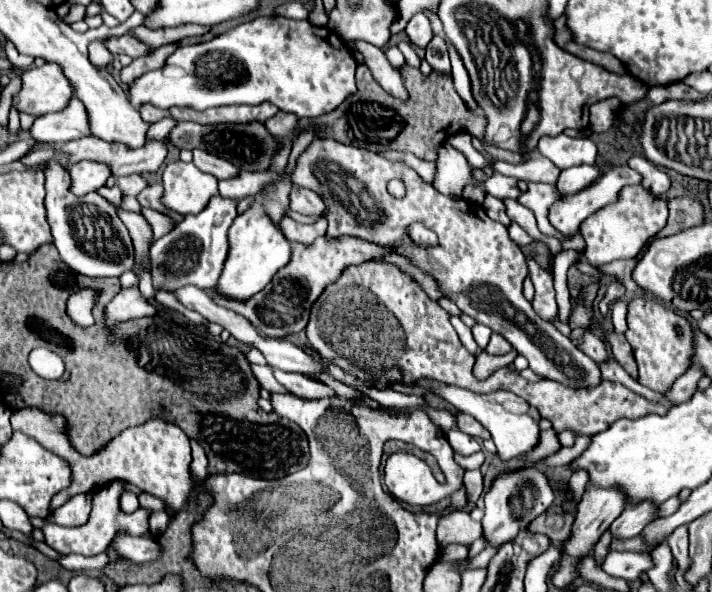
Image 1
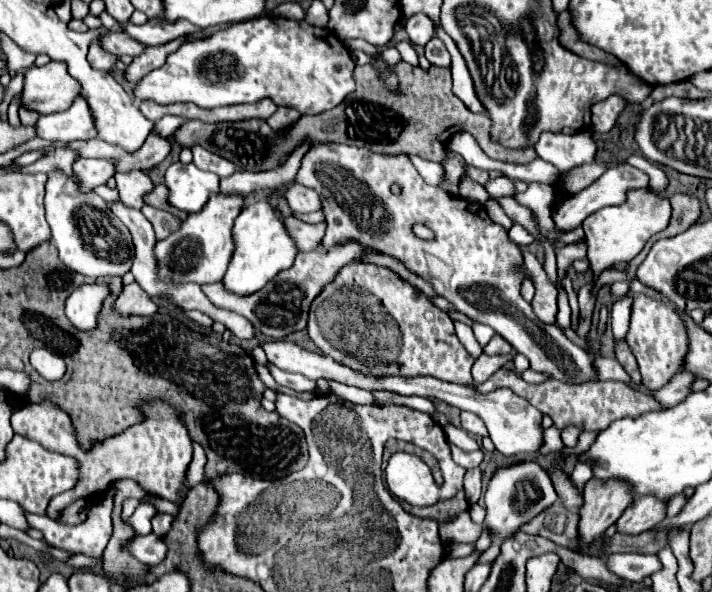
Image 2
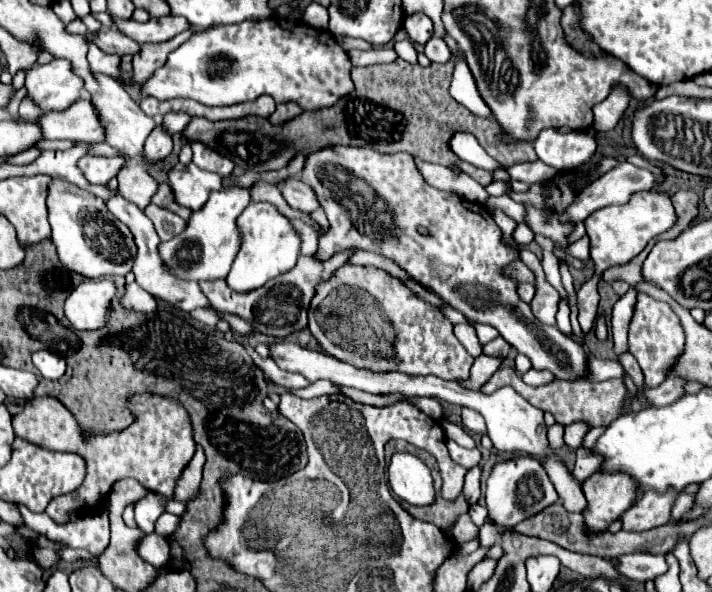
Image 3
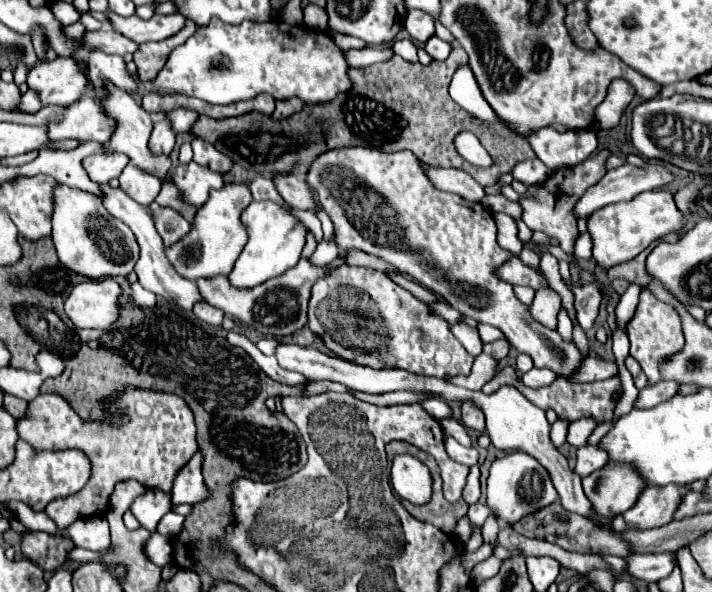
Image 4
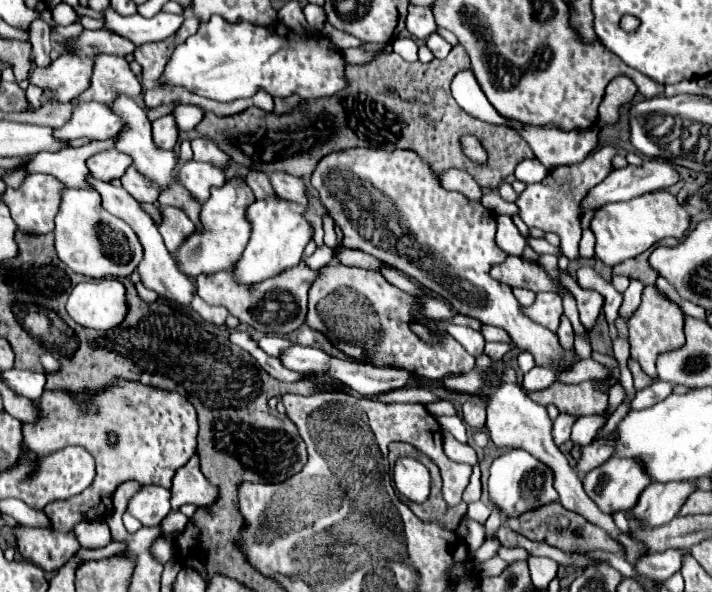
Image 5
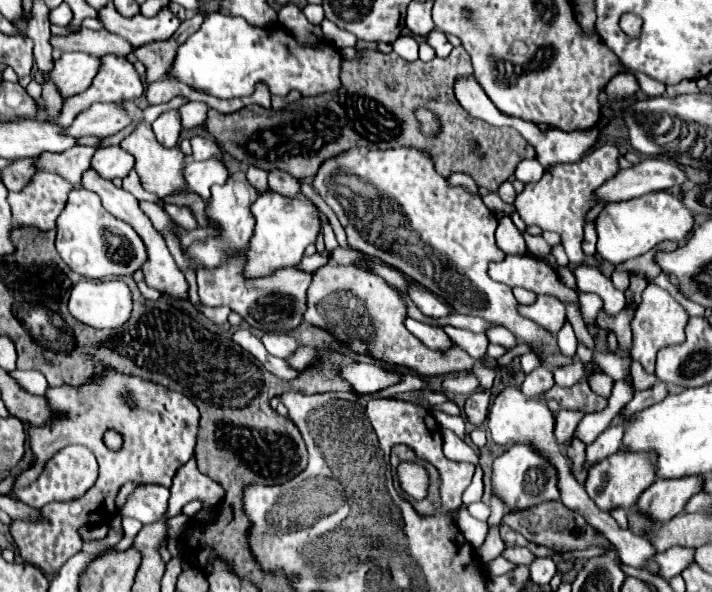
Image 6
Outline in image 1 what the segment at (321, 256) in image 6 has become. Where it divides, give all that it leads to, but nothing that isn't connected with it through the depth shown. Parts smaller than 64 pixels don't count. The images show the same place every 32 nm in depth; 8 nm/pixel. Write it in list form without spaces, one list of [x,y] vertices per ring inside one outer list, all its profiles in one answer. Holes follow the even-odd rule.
[[[314,138],[308,148],[298,156],[296,166],[290,174],[290,180],[294,186],[300,188],[308,188],[312,192],[316,192],[328,212],[328,232],[326,236],[336,238],[336,236],[358,236],[376,244],[394,244],[404,240],[404,232],[406,232],[406,224],[412,222],[420,222],[426,228],[430,228],[432,232],[436,232],[440,244],[436,248],[404,248],[404,254],[410,256],[414,260],[414,264],[418,264],[422,270],[430,272],[438,284],[440,290],[444,292],[444,296],[448,300],[452,300],[464,314],[472,316],[476,322],[486,324],[488,328],[492,328],[494,332],[502,334],[516,350],[518,354],[522,354],[528,362],[530,368],[546,380],[556,380],[568,388],[590,388],[602,382],[600,376],[600,368],[594,360],[590,360],[586,354],[582,354],[564,334],[560,334],[550,322],[542,320],[532,304],[524,298],[522,294],[522,282],[528,276],[528,264],[526,258],[520,250],[520,246],[508,236],[508,230],[504,224],[494,222],[486,216],[486,212],[476,212],[476,208],[472,210],[472,206],[466,200],[456,200],[456,198],[448,198],[442,196],[432,184],[426,184],[412,168],[400,164],[400,162],[388,162],[380,156],[376,156],[374,152],[366,150],[366,148],[356,148],[356,146],[348,146],[348,144],[340,144],[332,138]],[[398,178],[404,180],[406,184],[406,196],[402,200],[396,200],[388,194],[386,190],[386,182]]]

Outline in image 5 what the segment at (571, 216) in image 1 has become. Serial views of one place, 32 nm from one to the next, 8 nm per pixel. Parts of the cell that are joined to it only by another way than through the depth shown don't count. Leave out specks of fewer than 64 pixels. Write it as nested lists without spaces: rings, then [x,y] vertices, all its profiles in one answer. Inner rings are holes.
[[[646,158],[642,166],[626,166],[626,168],[616,168],[612,170],[600,184],[596,184],[594,188],[588,190],[586,198],[580,202],[580,212],[586,214],[588,210],[598,210],[610,202],[622,202],[622,200],[632,200],[640,194],[646,194],[646,192],[654,192],[654,190],[662,190],[662,188],[668,188],[672,184],[676,184],[680,180],[678,172],[674,170],[674,166],[670,162],[664,162],[664,160],[650,160]]]

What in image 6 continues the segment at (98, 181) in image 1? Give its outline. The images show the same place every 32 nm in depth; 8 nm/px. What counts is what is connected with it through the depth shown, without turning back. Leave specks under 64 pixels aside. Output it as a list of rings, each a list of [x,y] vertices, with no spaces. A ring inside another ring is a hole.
[[[120,146],[96,150],[90,162],[90,168],[104,180],[124,178],[132,170],[132,166],[134,166],[134,156],[124,152]]]

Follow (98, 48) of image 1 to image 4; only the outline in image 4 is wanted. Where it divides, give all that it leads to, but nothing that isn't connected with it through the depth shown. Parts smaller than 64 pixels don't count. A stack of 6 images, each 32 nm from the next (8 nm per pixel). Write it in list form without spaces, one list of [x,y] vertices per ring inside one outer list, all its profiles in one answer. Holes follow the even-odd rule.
[[[92,48],[88,54],[88,68],[90,68],[92,82],[96,84],[96,90],[90,92],[90,96],[94,96],[94,98],[104,94],[102,92],[102,78],[112,80],[116,86],[120,86],[128,92],[138,88],[138,82],[126,72],[122,56],[110,56],[110,54],[104,54],[104,52]]]

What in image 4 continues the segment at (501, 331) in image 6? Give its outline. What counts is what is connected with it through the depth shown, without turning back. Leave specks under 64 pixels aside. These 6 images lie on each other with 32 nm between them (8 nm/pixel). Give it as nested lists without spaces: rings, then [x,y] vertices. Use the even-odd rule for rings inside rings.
[[[478,324],[478,334],[482,338],[482,342],[492,342],[492,340],[498,340],[498,338],[504,338],[504,334],[498,330],[498,328],[492,328],[488,324]]]

